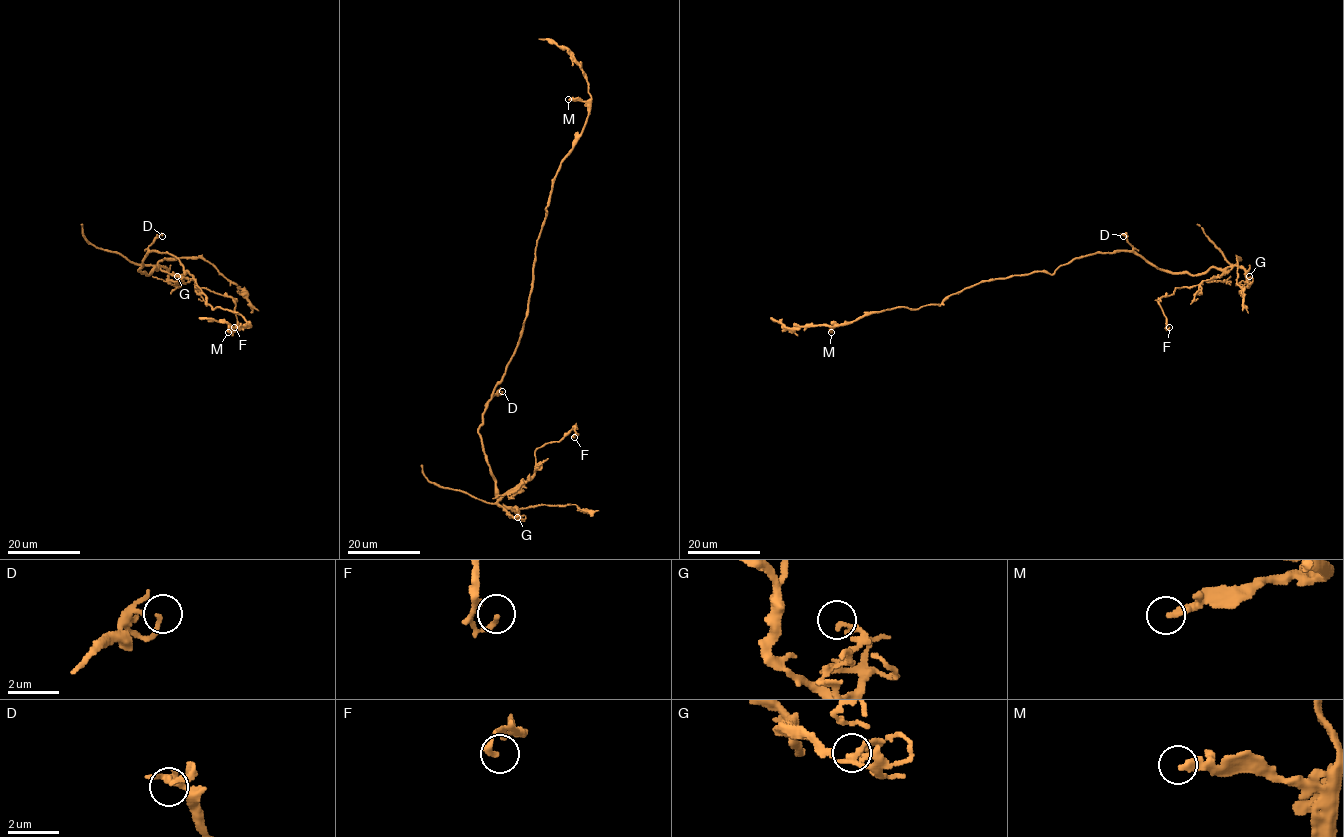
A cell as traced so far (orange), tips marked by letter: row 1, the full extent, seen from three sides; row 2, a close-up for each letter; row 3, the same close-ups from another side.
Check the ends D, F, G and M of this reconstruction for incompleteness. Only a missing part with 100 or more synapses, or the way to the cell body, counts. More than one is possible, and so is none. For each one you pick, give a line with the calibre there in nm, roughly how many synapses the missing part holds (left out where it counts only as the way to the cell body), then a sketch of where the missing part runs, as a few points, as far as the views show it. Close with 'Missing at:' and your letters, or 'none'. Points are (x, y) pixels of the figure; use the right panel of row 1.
Missing at: none

